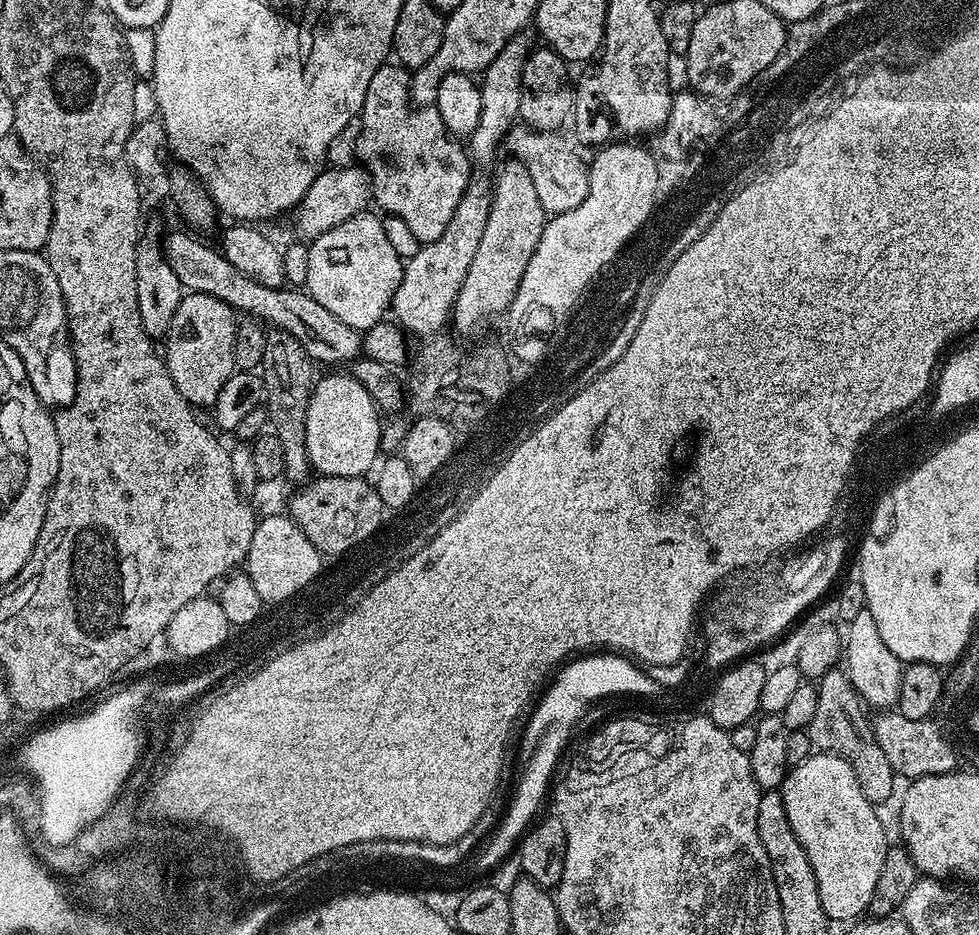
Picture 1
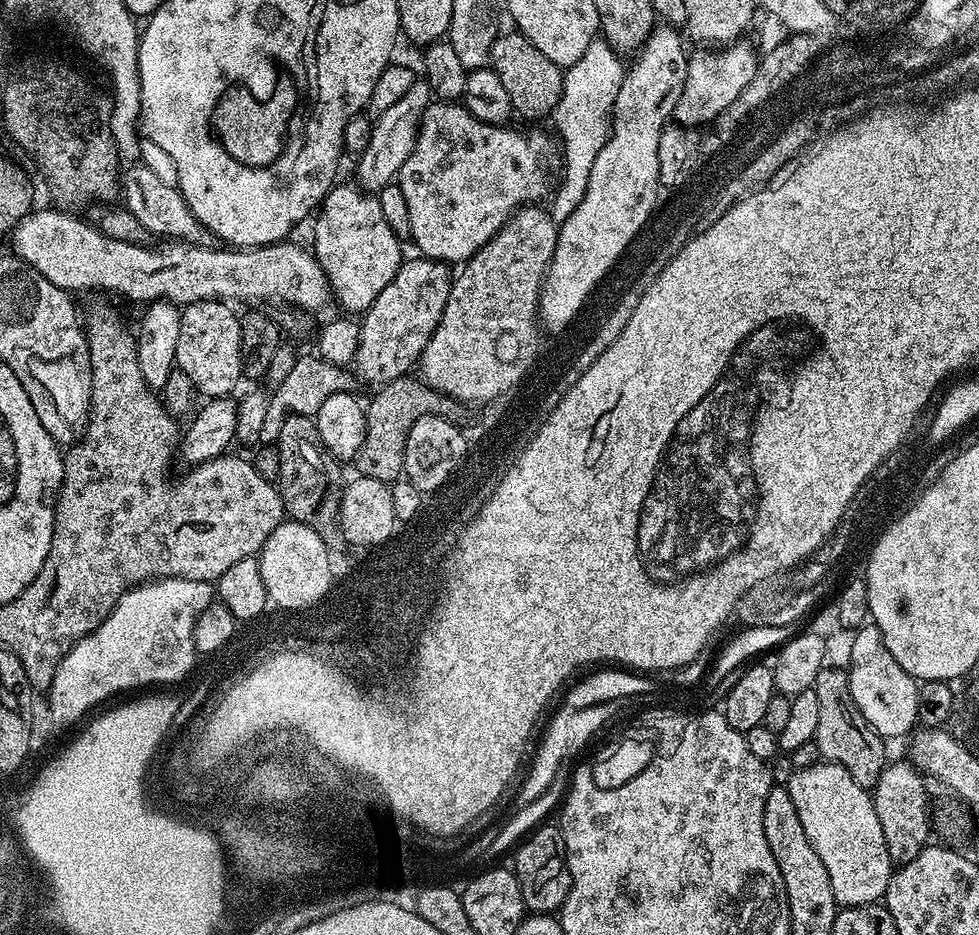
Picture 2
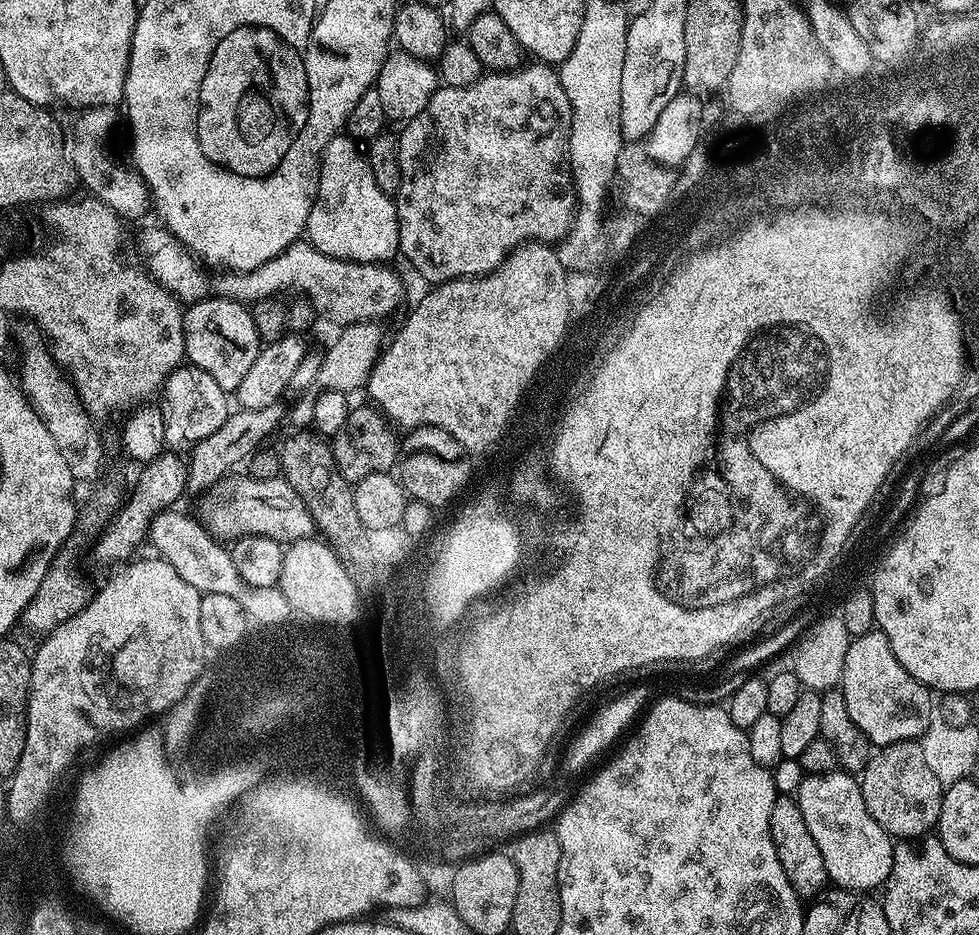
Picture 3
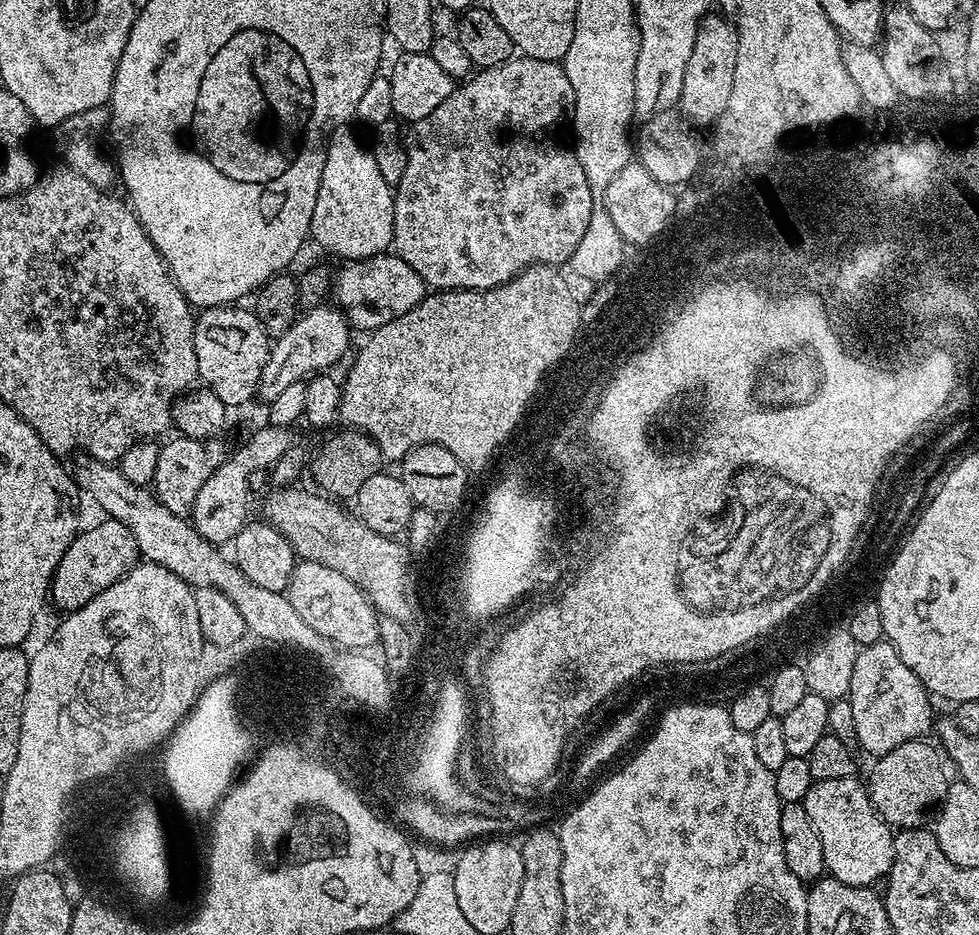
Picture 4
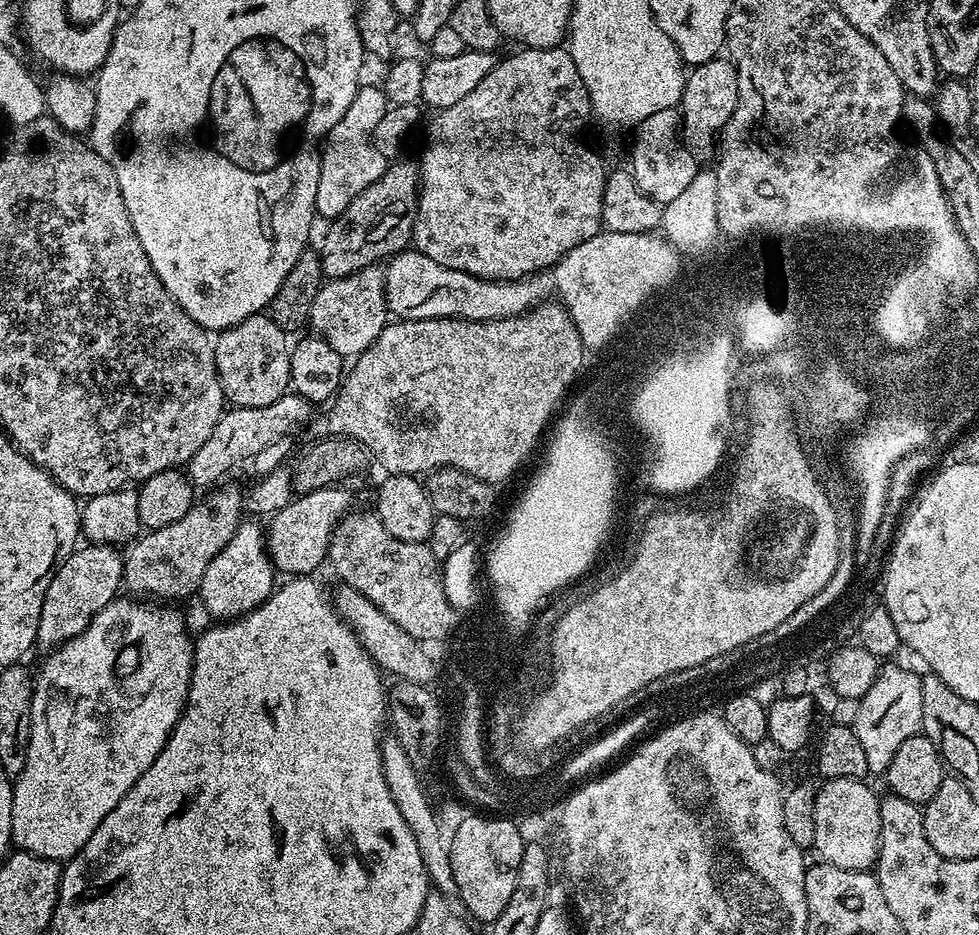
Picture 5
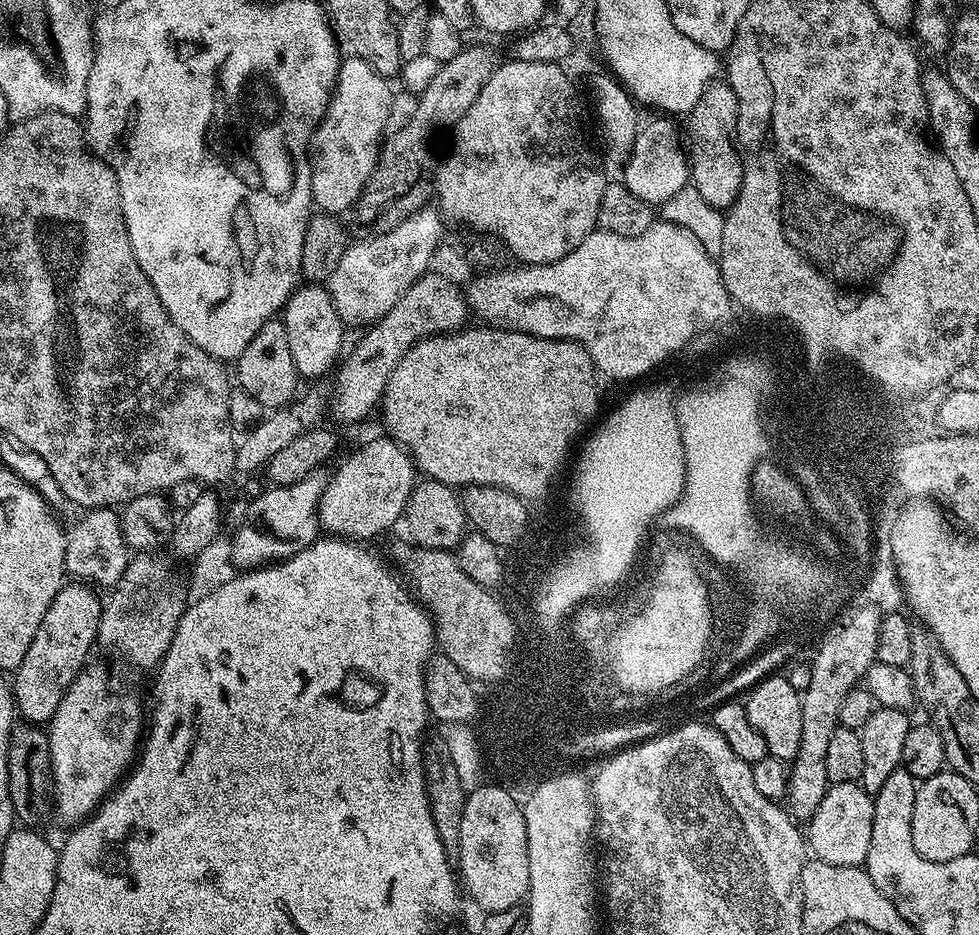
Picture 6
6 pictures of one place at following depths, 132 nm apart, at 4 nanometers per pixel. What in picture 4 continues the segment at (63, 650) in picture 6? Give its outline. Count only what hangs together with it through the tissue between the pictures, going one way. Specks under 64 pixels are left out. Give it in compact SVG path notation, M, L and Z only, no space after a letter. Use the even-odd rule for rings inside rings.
M107 518L101 521L101 524L96 524L85 532L83 529L73 538L71 546L62 554L56 572L52 575L50 600L61 608L61 613L67 614L86 606L90 598L102 594L106 586L114 586L114 582L121 580L141 559L134 534L130 534L130 530L122 526L122 522Z

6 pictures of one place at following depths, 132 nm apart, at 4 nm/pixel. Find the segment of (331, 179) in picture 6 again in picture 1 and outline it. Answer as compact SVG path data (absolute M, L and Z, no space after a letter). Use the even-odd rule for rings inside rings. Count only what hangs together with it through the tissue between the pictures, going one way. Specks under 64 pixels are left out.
M365 210L315 237L308 248L308 269L304 272L306 291L326 306L334 318L346 326L367 330L389 315L392 299L402 282L405 261L401 260L386 238L383 219Z

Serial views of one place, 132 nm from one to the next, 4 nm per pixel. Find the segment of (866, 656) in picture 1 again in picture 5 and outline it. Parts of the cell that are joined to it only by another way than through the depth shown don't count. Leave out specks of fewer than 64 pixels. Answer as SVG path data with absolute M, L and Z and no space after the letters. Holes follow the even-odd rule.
M896 662L881 667L874 684L859 700L858 718L854 725L858 742L862 742L862 750L866 753L866 766L872 774L887 772L890 762L894 762L894 754L898 754L898 746L902 746L906 738L917 735L922 728L921 677L892 663Z

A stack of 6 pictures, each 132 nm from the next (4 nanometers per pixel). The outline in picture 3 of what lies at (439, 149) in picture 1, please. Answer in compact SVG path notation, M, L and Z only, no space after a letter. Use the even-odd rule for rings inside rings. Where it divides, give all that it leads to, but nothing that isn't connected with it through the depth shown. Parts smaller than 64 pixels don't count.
M532 62L532 65L521 67L519 70L509 73L489 73L483 75L482 78L470 87L458 87L456 92L456 148L452 146L452 152L448 152L446 156L442 156L444 160L440 160L440 152L424 156L424 158L412 158L412 152L406 152L406 180L400 180L400 191L395 197L396 217L400 223L400 251L401 257L412 263L412 268L424 280L429 280L429 285L447 284L449 280L462 280L465 276L483 276L485 272L493 272L501 262L504 261L520 244L527 242L559 242L568 235L568 227L572 224L572 214L576 210L576 188L572 184L572 167L570 166L570 134L572 133L572 107L570 106L570 98L566 98L566 90L560 81L559 71L555 67L549 66L543 62Z

